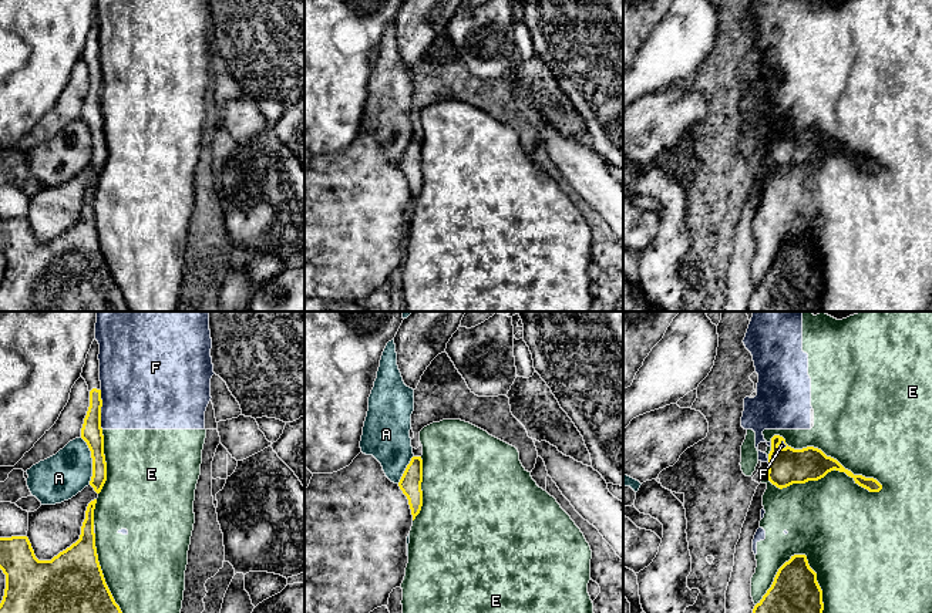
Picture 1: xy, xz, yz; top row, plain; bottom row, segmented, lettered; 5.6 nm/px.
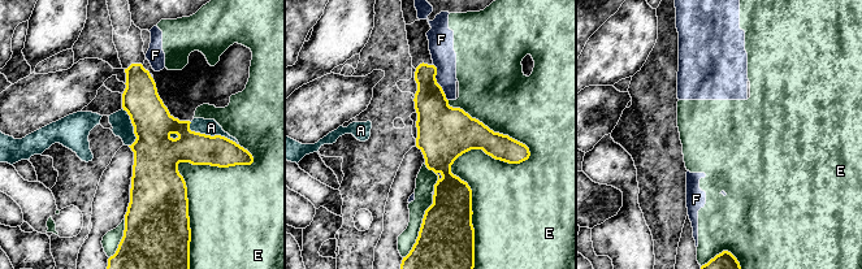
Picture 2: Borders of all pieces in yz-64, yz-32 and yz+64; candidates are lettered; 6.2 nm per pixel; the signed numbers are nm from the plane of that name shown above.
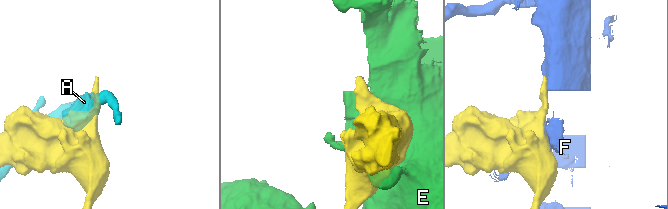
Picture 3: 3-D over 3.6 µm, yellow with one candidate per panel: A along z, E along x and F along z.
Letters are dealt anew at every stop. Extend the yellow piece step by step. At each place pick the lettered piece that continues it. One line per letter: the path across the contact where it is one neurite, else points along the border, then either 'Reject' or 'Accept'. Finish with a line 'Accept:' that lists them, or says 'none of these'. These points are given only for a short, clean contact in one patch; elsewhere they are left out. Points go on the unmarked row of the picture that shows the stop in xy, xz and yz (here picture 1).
A: Reject
E: Reject
F: Reject
Accept: none of these

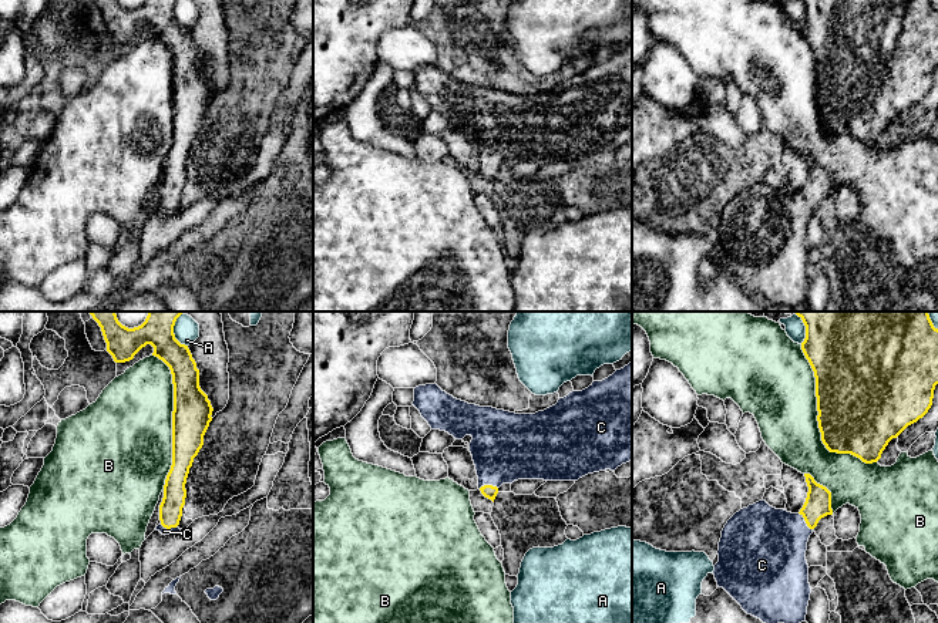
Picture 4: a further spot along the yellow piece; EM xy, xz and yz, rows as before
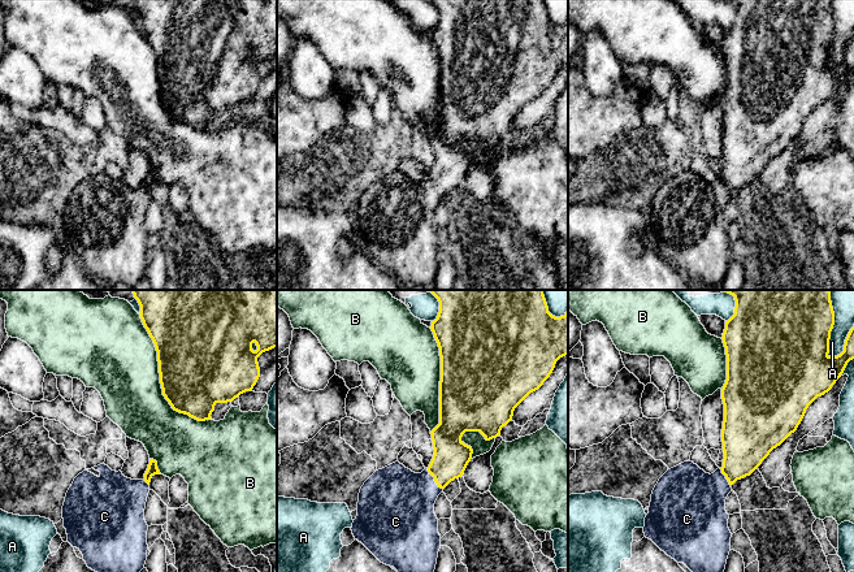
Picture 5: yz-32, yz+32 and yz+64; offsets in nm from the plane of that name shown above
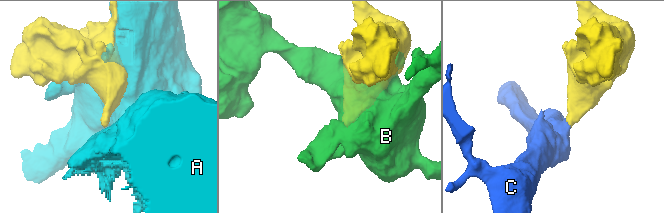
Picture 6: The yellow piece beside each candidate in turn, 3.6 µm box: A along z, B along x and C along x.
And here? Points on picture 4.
A: Reject
B: Reject
C: Path across: yz (817, 187), (804, 201), (769, 226). Accept
Accept: C

